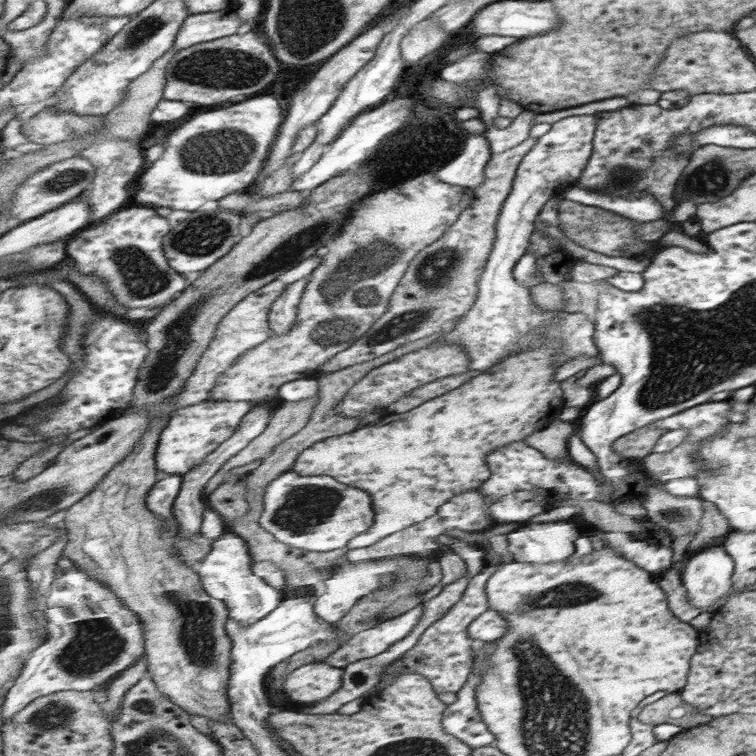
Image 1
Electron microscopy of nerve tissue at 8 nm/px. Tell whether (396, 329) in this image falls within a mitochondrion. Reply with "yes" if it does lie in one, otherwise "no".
yes

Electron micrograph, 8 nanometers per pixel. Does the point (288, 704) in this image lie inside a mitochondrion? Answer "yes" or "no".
no

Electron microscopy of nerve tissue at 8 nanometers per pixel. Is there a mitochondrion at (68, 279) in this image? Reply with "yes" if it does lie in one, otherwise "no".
no

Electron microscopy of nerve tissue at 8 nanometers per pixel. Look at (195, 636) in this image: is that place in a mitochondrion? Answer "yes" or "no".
yes

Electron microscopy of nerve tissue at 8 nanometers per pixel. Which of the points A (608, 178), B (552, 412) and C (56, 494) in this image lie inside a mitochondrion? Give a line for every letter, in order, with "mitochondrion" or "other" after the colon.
A: mitochondrion
B: other
C: mitochondrion

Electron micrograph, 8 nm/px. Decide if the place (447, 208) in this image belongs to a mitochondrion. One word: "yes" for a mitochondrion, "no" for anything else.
no

